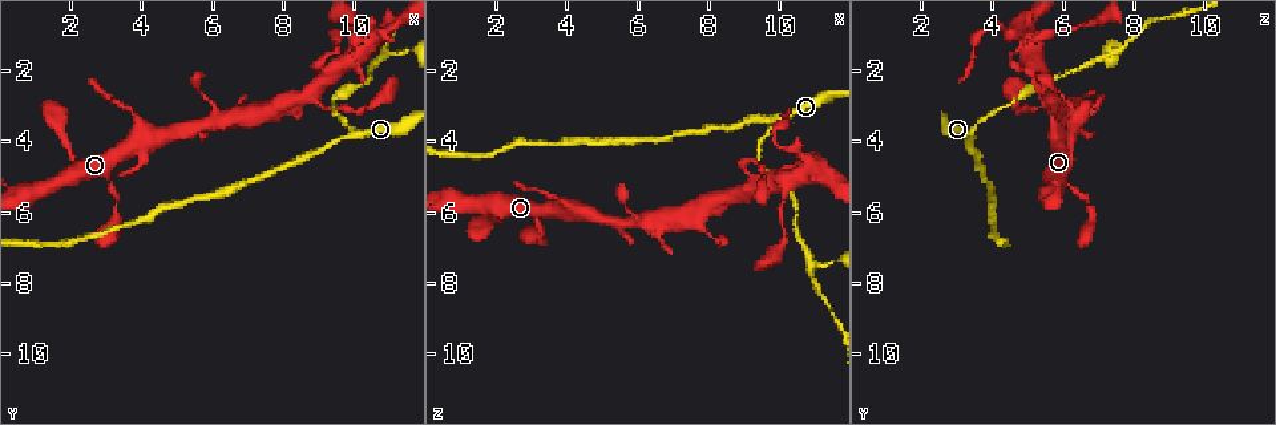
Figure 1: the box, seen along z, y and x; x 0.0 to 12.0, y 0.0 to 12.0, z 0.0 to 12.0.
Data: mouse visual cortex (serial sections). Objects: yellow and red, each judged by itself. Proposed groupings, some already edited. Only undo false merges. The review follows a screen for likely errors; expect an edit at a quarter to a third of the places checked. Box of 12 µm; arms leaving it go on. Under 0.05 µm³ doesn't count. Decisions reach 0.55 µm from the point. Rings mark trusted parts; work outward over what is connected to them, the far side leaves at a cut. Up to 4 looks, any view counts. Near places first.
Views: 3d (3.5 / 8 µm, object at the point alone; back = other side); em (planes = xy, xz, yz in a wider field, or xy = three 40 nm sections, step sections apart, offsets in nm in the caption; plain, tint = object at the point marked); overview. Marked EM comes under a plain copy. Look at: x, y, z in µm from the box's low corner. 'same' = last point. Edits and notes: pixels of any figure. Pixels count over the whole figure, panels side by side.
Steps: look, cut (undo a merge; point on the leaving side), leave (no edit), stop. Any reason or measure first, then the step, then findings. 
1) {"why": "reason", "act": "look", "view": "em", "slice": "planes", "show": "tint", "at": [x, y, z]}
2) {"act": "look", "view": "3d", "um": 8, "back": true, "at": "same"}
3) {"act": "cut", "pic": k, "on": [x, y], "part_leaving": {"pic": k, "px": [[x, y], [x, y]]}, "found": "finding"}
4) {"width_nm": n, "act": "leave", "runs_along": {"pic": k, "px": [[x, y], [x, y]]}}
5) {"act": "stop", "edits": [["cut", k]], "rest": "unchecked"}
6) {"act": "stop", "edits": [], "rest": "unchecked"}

{"why": "abrupt turn", "act": "look", "view": "3d", "um": 3.5, "at": [9.2, 2.2, 5.2]}

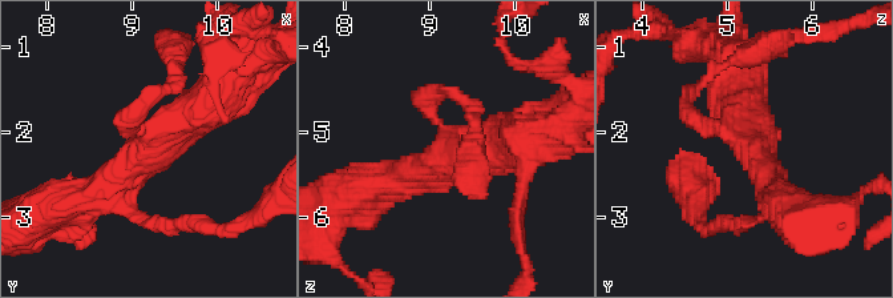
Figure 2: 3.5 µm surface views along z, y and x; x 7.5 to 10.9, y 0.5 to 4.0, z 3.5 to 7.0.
{"arms": 3, "arm_widths_nm": [200, 400, 500], "why": "need the tissue", "act": "look", "view": "em", "slice": "xy", "step": 2, "show": "tint", "at": [9.20, 2.10, 5.20]}

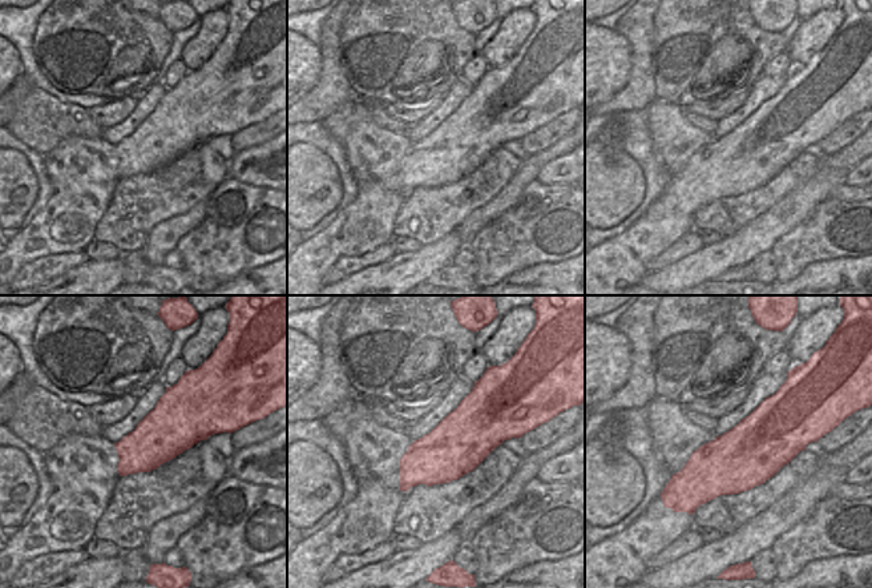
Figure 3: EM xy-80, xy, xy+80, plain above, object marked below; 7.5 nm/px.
{"act": "leave", "runs_along": {"pic": 2, "px": [[776, 196], [687, 99]]}, "found": "all the same cell"}

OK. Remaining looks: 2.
{"why": "side arm on a straight run", "act": "look", "view": "3d", "um": 8, "at": [10.8, 1.5, 7.4]}

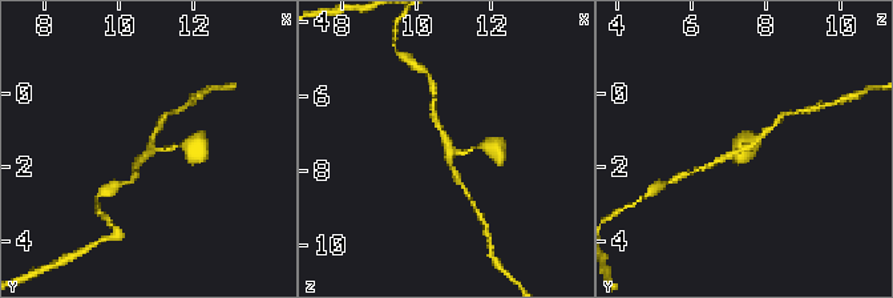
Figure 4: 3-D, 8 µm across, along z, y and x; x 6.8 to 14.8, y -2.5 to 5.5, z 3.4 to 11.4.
{"arms": 3, "arm_widths_nm": [150, 150, 150], "act": "look", "view": "em", "slice": "xy", "step": 2, "show": "tint", "at": [10.9, 1.5, 7.5]}

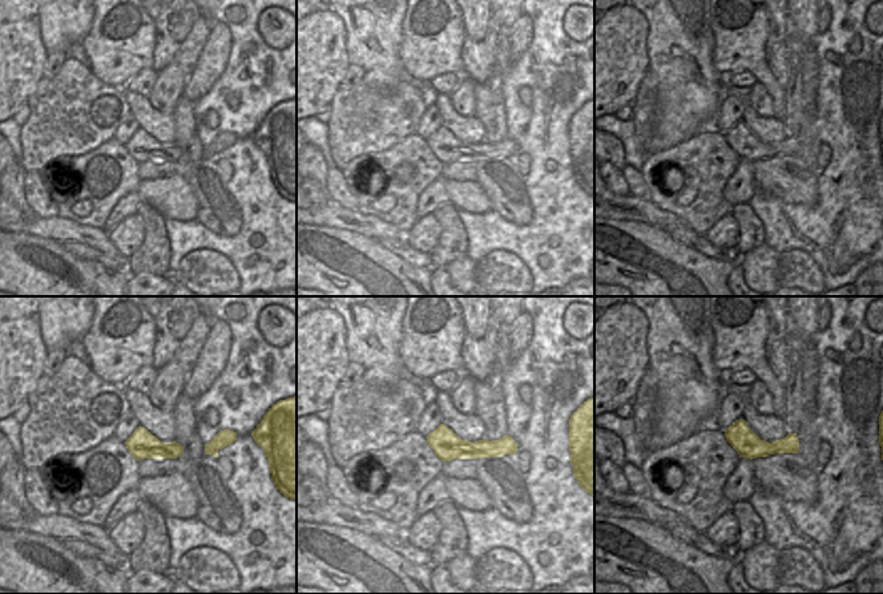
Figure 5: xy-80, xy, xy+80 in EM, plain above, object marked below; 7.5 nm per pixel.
{"act": "leave", "runs_along": {"pic": 5, "px": [[430, 439], [455, 448], [513, 447]]}, "found": "all the same cell"}

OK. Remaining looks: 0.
{"act": "stop", "edits": [], "rest": "unchecked"}

